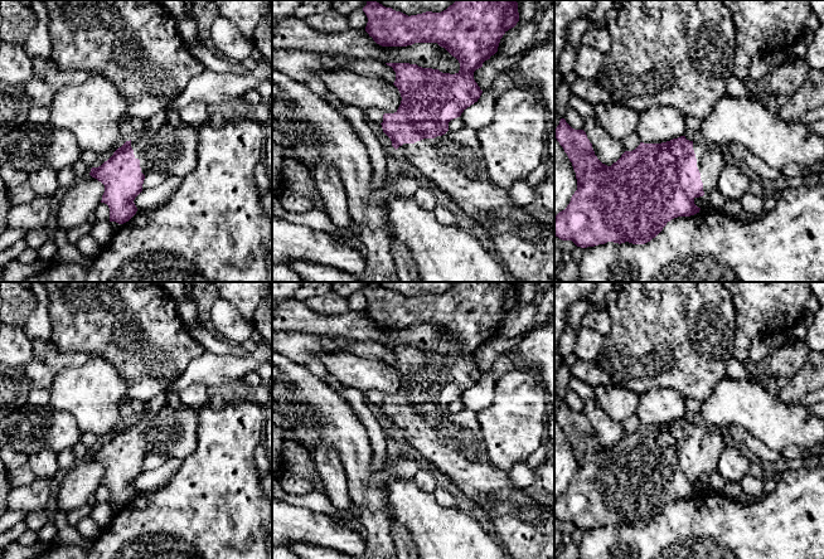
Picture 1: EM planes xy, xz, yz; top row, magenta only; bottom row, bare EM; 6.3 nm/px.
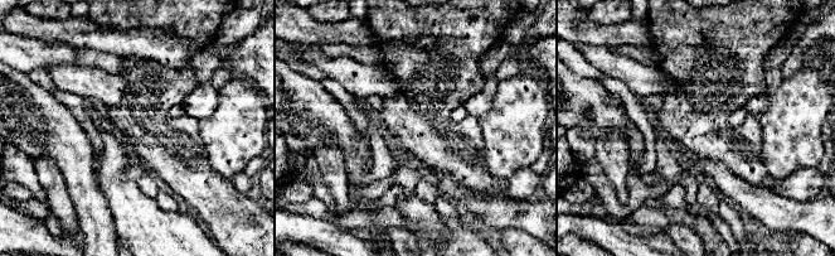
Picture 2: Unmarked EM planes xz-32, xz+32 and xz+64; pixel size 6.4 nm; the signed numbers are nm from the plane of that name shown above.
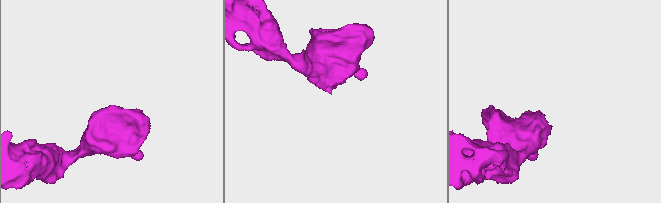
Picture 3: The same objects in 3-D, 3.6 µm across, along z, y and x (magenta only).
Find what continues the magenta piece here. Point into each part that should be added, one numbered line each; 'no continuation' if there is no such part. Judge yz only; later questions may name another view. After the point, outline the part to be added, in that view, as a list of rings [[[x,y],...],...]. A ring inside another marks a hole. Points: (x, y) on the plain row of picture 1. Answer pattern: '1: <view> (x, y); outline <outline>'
1: yz (709, 442); outline [[[699,419],[693,423],[693,432],[703,465],[703,473],[708,476],[717,471],[718,457],[724,449],[723,437],[719,429],[711,428]]]

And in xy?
1: xy (170, 432); outline [[[166,404],[159,412],[131,422],[131,429],[145,458],[150,455],[188,457],[198,444],[198,412]]]

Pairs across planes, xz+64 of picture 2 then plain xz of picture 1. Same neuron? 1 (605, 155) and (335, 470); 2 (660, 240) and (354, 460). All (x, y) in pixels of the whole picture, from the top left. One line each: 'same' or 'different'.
1: same
2: different

